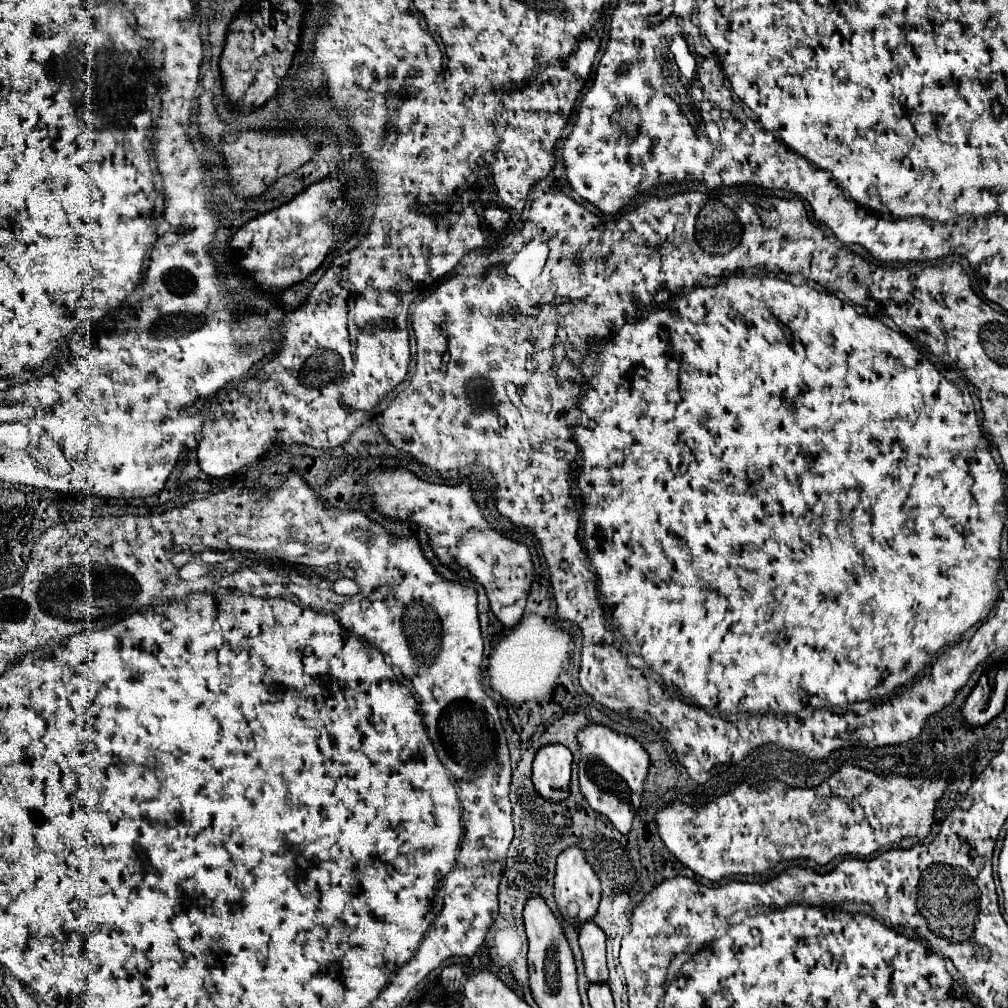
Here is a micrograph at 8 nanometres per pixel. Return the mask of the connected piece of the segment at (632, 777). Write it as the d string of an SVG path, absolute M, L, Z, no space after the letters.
M596 724L584 728L578 734L578 742L582 746L578 778L584 798L592 810L606 816L616 826L616 830L626 836L632 830L632 822L642 804L644 782L650 768L648 752L634 738Z

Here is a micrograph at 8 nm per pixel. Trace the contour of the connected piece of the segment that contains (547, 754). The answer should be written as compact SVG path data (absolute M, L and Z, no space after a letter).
M550 744L542 746L536 752L532 782L538 794L552 802L564 802L570 794L570 770L572 770L572 754L566 746Z

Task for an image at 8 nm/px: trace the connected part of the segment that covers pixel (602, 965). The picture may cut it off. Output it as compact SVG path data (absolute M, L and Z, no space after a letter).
M586 922L580 928L580 948L582 948L584 972L586 972L588 982L606 984L608 980L606 936L594 922Z

